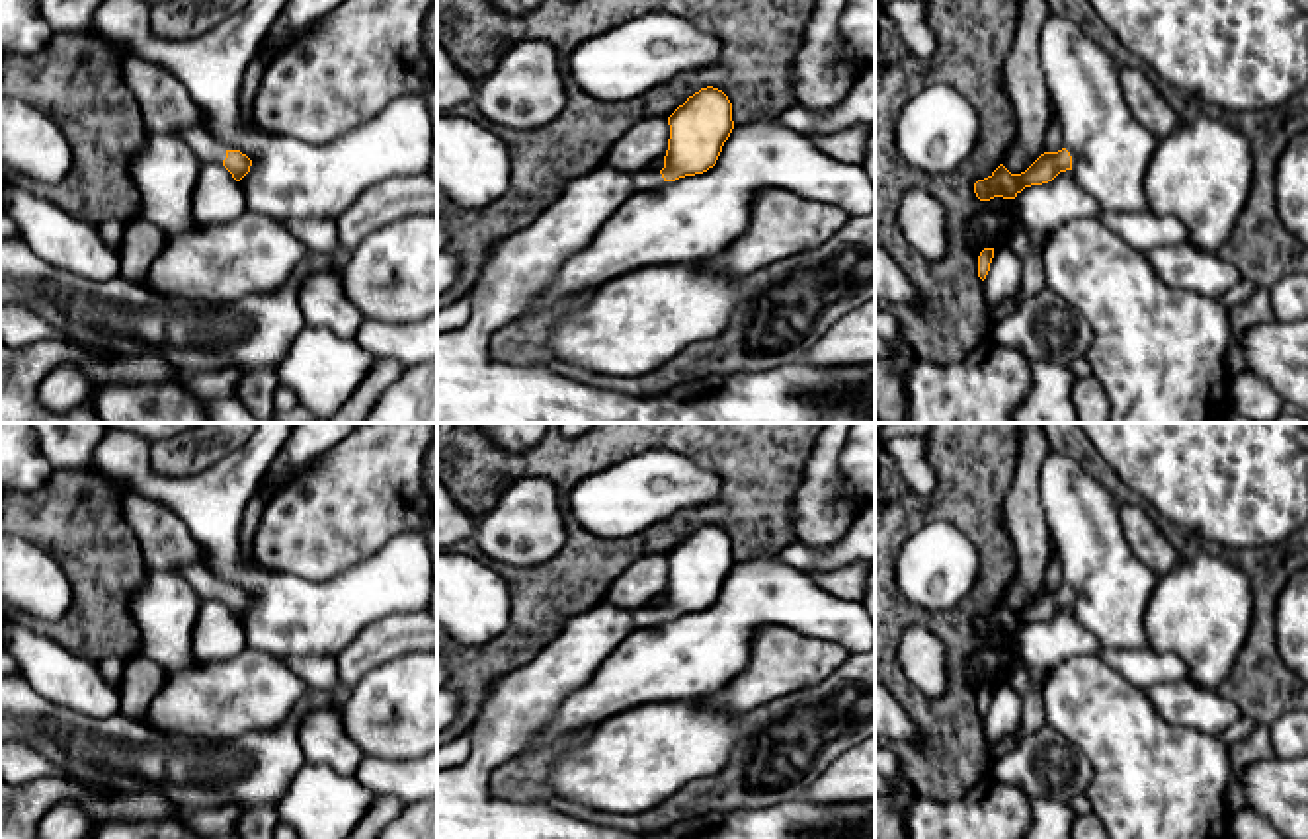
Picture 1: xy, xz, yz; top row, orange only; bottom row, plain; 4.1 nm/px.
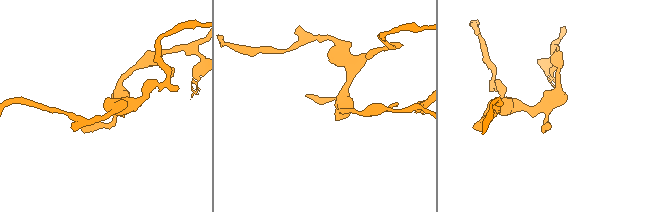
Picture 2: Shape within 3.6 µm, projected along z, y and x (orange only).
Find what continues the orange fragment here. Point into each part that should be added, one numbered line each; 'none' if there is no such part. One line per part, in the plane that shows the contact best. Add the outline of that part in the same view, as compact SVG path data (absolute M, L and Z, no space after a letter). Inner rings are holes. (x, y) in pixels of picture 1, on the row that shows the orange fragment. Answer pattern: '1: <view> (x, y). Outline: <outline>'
1: xy (200, 141). Outline: M187 127L178 133L178 137L203 160L203 162L223 162L226 150L219 144L205 129Z

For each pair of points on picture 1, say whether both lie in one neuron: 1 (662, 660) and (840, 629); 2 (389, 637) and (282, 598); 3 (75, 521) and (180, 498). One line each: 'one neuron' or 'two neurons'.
1: one neuron
2: two neurons
3: two neurons

